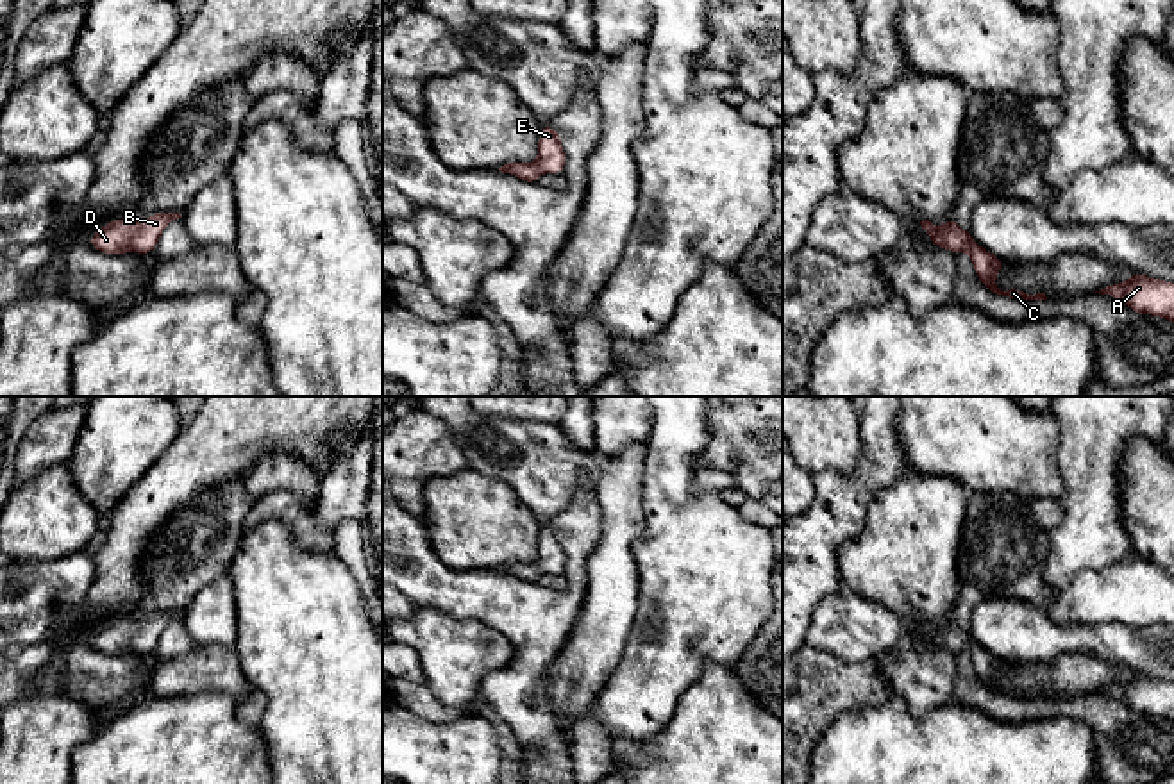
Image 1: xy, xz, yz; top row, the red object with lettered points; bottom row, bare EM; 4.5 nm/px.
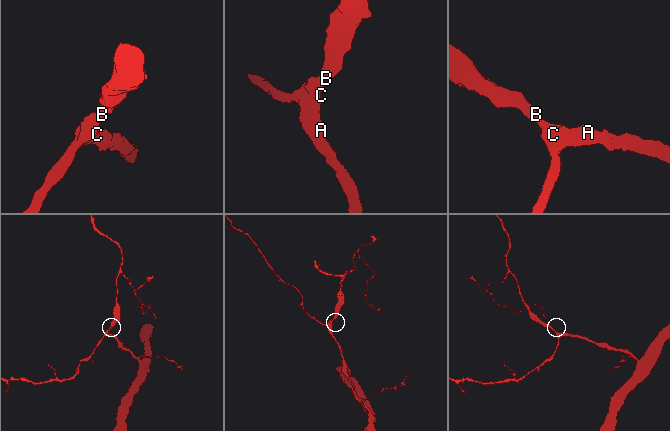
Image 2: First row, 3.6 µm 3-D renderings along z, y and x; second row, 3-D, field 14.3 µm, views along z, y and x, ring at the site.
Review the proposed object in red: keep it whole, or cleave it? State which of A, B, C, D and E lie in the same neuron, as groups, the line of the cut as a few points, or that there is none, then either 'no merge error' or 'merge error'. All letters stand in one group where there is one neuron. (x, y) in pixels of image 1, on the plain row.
groups A B C D E; cut none; no merge error

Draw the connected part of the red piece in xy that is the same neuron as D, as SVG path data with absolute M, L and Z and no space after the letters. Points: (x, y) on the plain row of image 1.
M154 613L143 621L116 618L100 627L88 643L100 654L129 654L134 650L145 655L155 650L163 630L177 618L182 616L179 613Z

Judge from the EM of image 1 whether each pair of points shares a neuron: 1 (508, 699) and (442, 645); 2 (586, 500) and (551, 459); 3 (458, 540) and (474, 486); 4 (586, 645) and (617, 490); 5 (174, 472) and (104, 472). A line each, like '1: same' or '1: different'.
1: different
2: different
3: same
4: same
5: different

